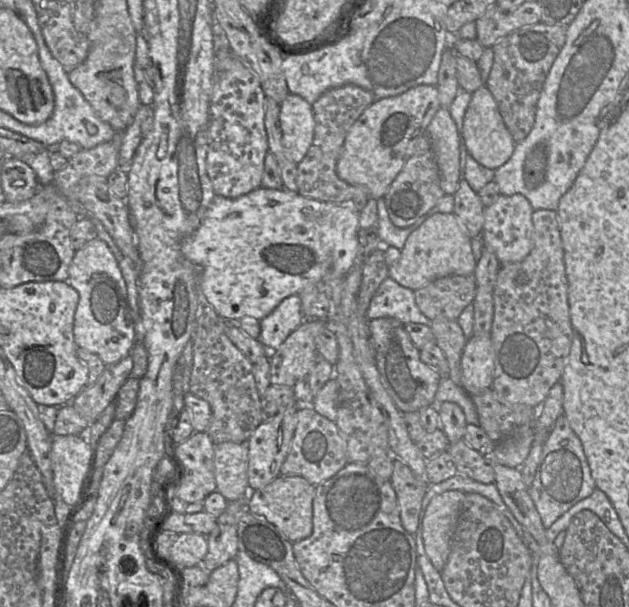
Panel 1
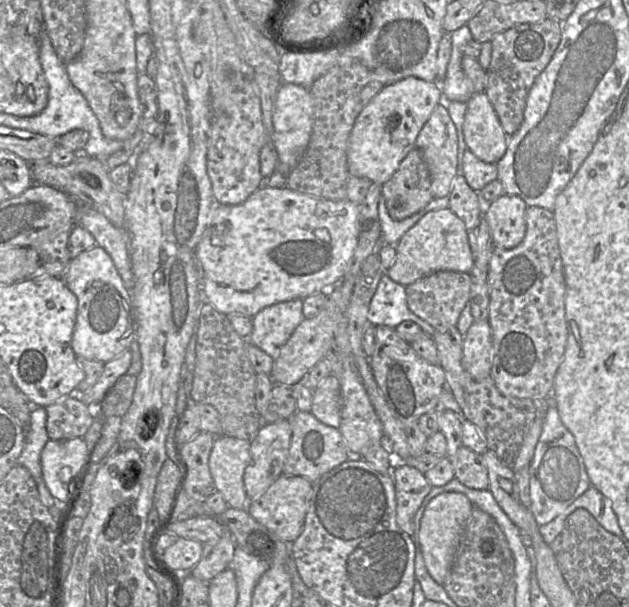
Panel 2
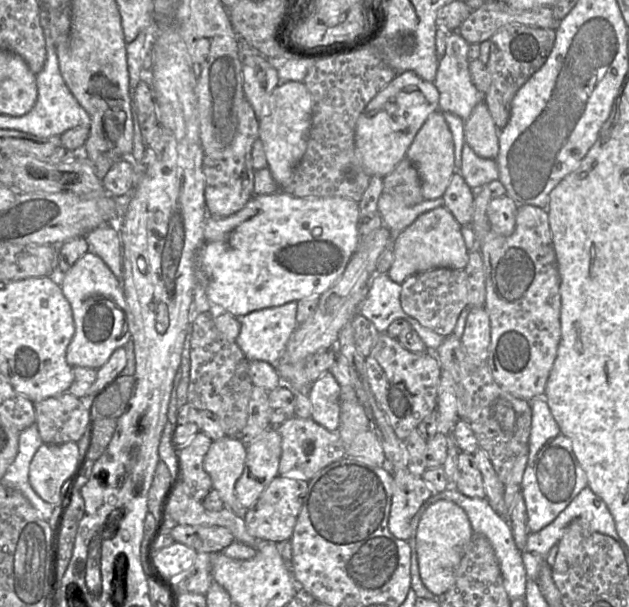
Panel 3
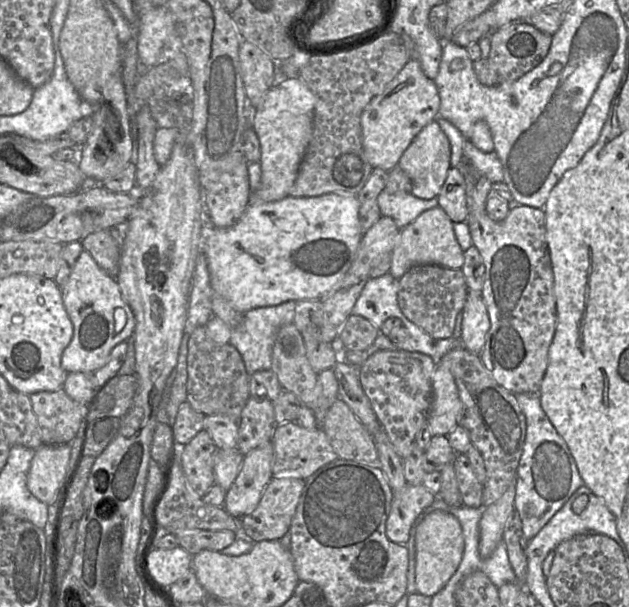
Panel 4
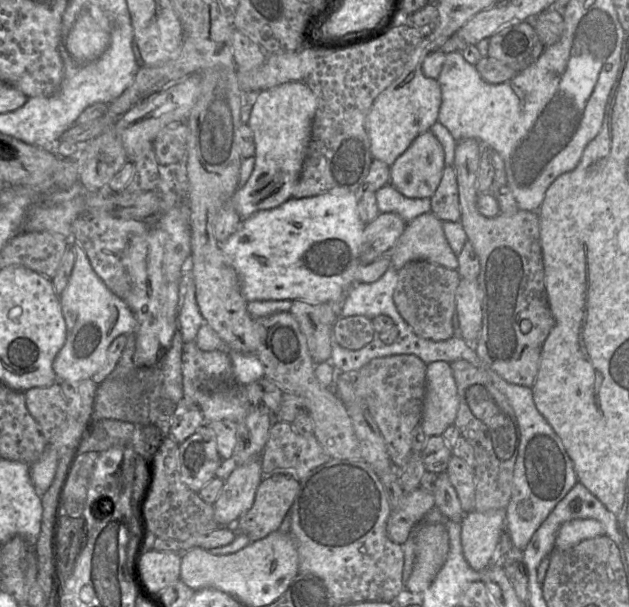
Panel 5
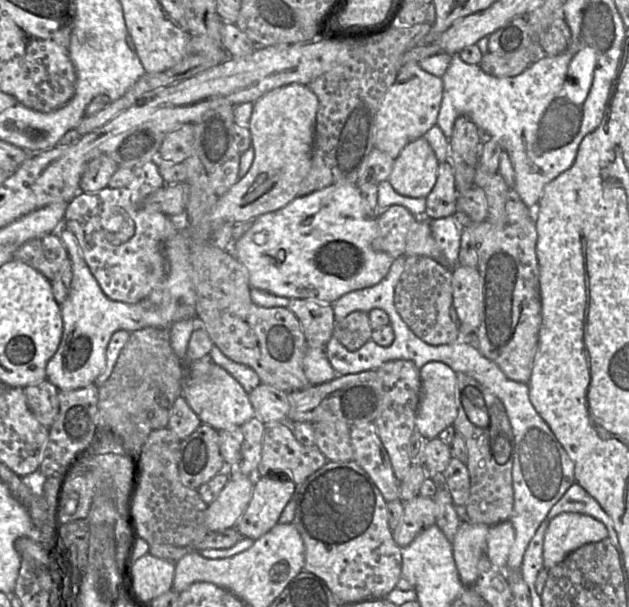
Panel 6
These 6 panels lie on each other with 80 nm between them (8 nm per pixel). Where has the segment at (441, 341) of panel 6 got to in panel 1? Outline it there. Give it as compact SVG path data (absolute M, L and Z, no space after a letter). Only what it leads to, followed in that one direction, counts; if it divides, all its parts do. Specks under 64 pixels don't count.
M451 275L436 279L414 291L415 302L431 321L457 320L467 305L472 304L477 290L473 275Z

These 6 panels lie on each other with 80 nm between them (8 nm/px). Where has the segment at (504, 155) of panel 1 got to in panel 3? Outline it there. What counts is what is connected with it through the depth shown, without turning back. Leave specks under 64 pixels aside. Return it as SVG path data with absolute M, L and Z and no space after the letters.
M484 99L465 121L465 142L482 158L496 159L498 156L499 129Z

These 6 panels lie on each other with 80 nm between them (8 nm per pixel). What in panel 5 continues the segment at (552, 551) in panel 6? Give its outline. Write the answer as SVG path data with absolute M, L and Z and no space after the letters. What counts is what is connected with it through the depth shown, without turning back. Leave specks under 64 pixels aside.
M574 519L563 523L555 538L555 549L569 548L582 540L604 534L601 523L595 519Z

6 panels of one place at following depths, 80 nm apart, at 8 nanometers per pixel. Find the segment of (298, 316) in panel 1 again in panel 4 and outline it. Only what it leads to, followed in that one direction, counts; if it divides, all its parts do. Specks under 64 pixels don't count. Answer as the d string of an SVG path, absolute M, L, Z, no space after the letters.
M287 301L275 306L258 307L243 314L241 324L232 329L229 344L240 353L249 376L260 370L271 369L271 354L278 330L294 323L295 301Z

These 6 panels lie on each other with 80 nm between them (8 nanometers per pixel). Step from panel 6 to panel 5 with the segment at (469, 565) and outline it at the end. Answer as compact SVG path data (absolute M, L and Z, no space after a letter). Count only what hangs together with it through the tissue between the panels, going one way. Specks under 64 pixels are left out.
M503 509L464 514L461 520L461 545L464 558L472 569L481 571L494 563L505 524L506 510Z

